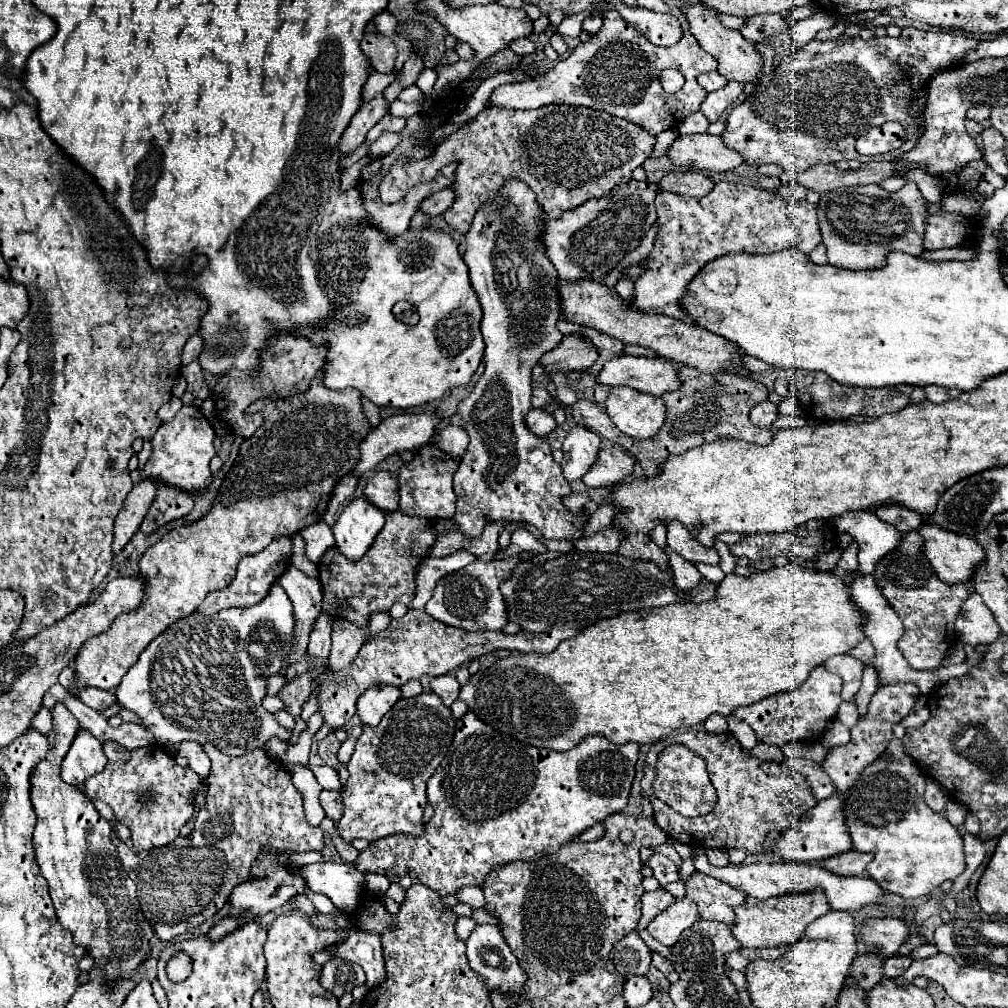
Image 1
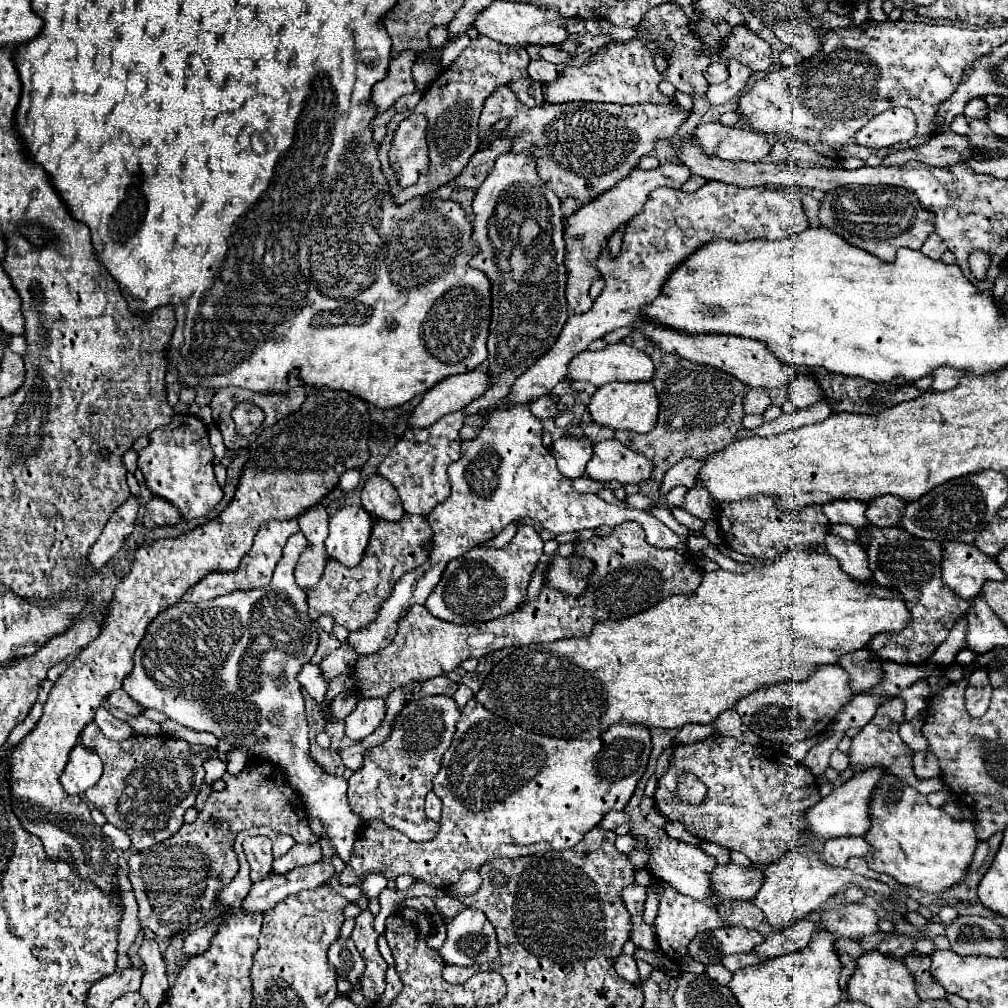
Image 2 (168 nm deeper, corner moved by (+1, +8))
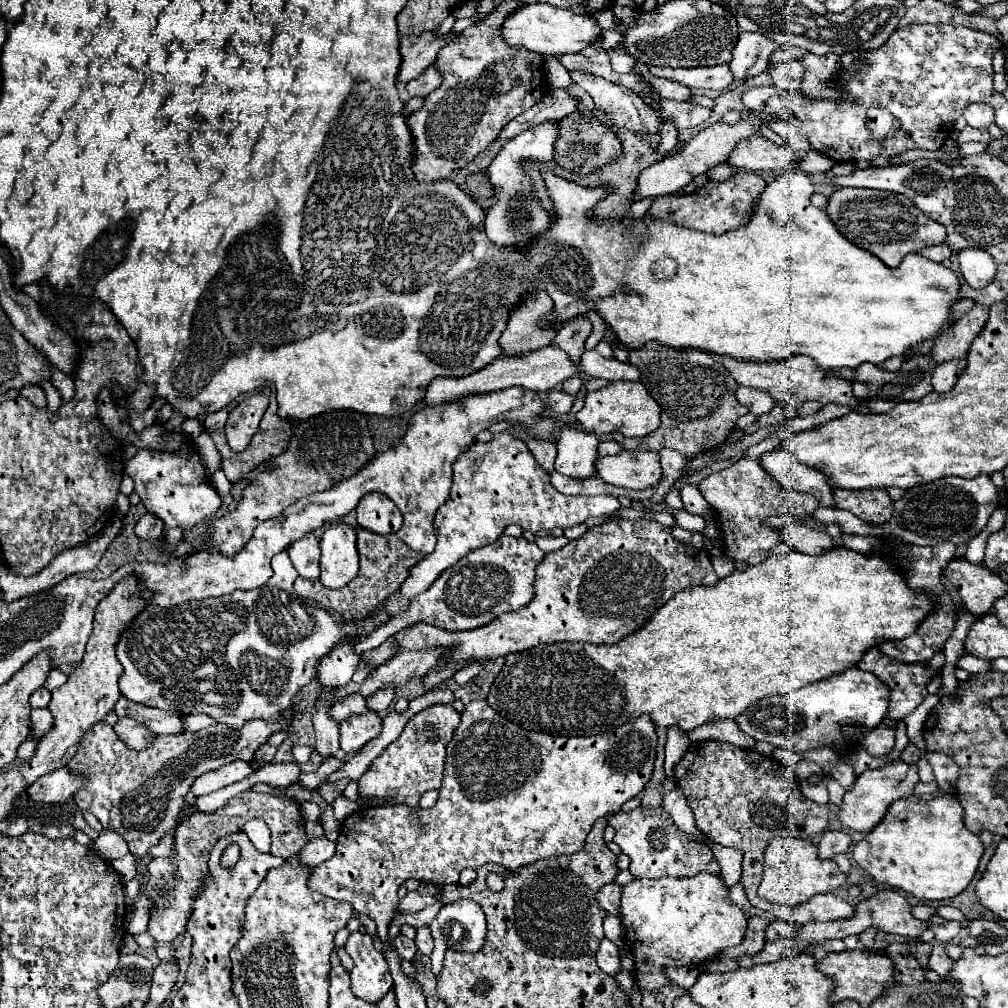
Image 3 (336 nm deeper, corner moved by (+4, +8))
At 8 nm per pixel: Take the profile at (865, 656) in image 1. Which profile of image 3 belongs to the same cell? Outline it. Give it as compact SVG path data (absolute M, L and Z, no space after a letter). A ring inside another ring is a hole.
M963 655L957 663L959 669L965 669L969 673L985 673L985 671L991 671L991 663L985 661L985 659L973 659L971 655Z

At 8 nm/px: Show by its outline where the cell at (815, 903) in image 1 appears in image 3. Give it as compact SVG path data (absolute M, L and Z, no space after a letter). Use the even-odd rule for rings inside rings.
M775 837L763 851L763 879L757 893L769 903L795 907L819 893L829 893L843 885L847 877L839 871L833 859L819 859L817 847L801 837Z

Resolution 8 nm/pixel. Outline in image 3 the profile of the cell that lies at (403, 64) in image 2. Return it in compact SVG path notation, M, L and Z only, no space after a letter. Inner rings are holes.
M437 29L425 31L423 35L413 35L413 37L401 37L401 71L399 71L399 81L409 83L411 79L419 77L427 65L431 65L437 57L437 51L445 45L451 43L459 33L449 31L447 37L437 37Z

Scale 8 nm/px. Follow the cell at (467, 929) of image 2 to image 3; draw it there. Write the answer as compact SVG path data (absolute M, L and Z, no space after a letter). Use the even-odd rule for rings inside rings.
M461 899L443 905L429 923L431 937L441 939L453 951L475 953L485 943L485 915L475 901Z

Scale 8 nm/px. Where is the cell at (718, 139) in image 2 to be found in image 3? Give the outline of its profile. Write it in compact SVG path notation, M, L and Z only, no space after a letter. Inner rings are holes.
M759 135L739 141L727 157L729 165L747 171L785 171L791 169L797 161L801 161L799 153L783 145L775 145Z

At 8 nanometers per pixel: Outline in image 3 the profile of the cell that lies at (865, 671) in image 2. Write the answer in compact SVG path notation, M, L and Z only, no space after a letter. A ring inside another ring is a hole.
M877 647L869 649L867 655L863 655L863 659L857 663L857 667L873 673L875 677L879 677L891 689L891 697L889 697L891 705L887 709L887 717L893 719L893 721L903 721L927 697L927 685L939 673L939 671L929 669L927 661L925 663L901 663L897 659L885 657Z

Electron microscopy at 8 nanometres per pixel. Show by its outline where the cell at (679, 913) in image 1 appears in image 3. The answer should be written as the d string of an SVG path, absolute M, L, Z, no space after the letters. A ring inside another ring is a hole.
M699 873L695 877L675 879L675 877L661 877L661 879L633 879L621 891L621 925L625 929L625 943L633 953L633 977L639 991L657 991L671 983L665 975L667 967L683 967L683 965L699 965L707 959L713 959L727 947L735 947L743 941L747 929L745 913L731 903L727 897L729 891L725 889L721 877Z

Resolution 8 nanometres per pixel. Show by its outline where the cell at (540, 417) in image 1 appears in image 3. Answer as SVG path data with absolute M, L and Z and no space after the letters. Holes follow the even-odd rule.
M551 391L549 393L549 407L557 415L565 415L571 411L571 405L575 403L575 395L569 395L565 391Z

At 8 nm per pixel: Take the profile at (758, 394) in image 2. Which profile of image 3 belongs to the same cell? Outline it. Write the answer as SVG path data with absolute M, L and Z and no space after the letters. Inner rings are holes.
M739 387L737 389L737 399L741 405L745 405L753 415L765 415L773 409L775 401L769 393L761 391L761 389L755 389L755 387Z

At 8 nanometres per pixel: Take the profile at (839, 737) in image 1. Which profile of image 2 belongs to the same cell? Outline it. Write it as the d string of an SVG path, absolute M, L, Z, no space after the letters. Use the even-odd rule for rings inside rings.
M834 749L832 755L830 755L830 765L836 769L836 771L844 771L848 767L848 757L840 751L840 749Z

